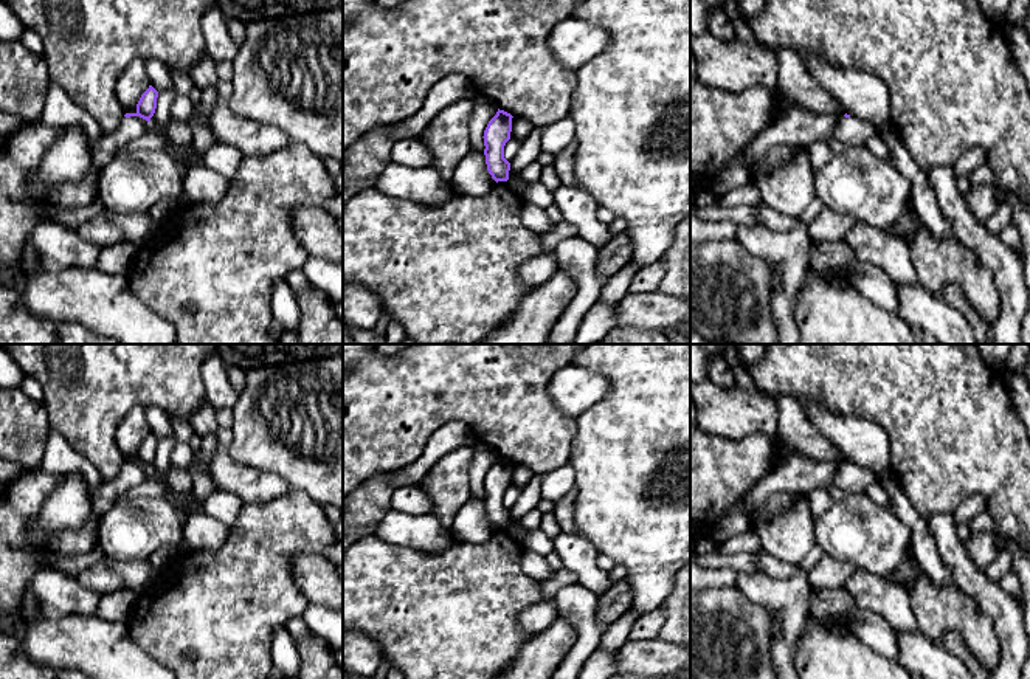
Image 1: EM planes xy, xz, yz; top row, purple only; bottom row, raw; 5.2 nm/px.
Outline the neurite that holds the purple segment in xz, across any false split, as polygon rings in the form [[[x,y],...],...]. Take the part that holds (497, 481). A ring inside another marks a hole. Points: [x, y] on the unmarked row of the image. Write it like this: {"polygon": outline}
{"polygon": [[[498,456],[482,484],[487,518],[496,530],[509,527],[510,510],[504,505],[504,493],[510,487],[512,465],[510,460]]]}

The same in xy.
{"polygon": [[[149,433],[141,442],[135,460],[126,460],[113,479],[102,479],[98,487],[90,487],[93,513],[87,524],[57,533],[47,543],[33,543],[26,536],[28,522],[37,515],[60,476],[50,474],[39,467],[26,470],[17,481],[3,487],[0,499],[0,612],[12,612],[22,605],[33,575],[47,567],[45,552],[59,557],[82,557],[93,552],[104,512],[149,477],[157,445],[158,439]]]}

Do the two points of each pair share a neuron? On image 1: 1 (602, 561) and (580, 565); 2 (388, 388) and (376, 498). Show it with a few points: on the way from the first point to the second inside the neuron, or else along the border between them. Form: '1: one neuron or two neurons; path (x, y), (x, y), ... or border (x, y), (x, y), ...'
1: two neurons; border (597, 554), (596, 565), (607, 572)
2: two neurons; border (394, 472), (377, 472), (359, 485)

